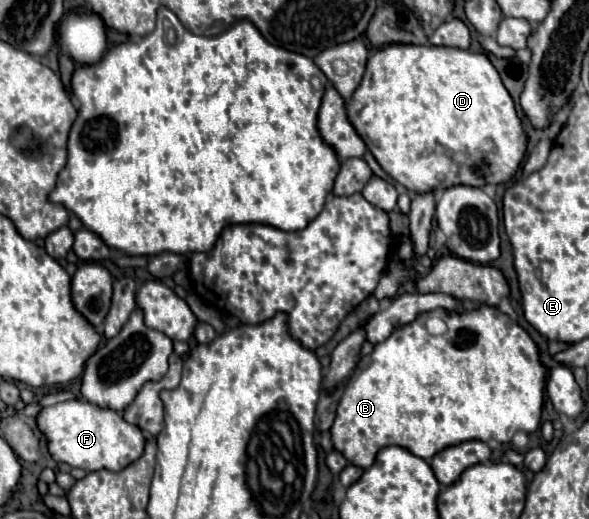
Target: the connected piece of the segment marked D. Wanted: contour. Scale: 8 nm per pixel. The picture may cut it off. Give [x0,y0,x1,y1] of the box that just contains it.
[345,44,527,194]

